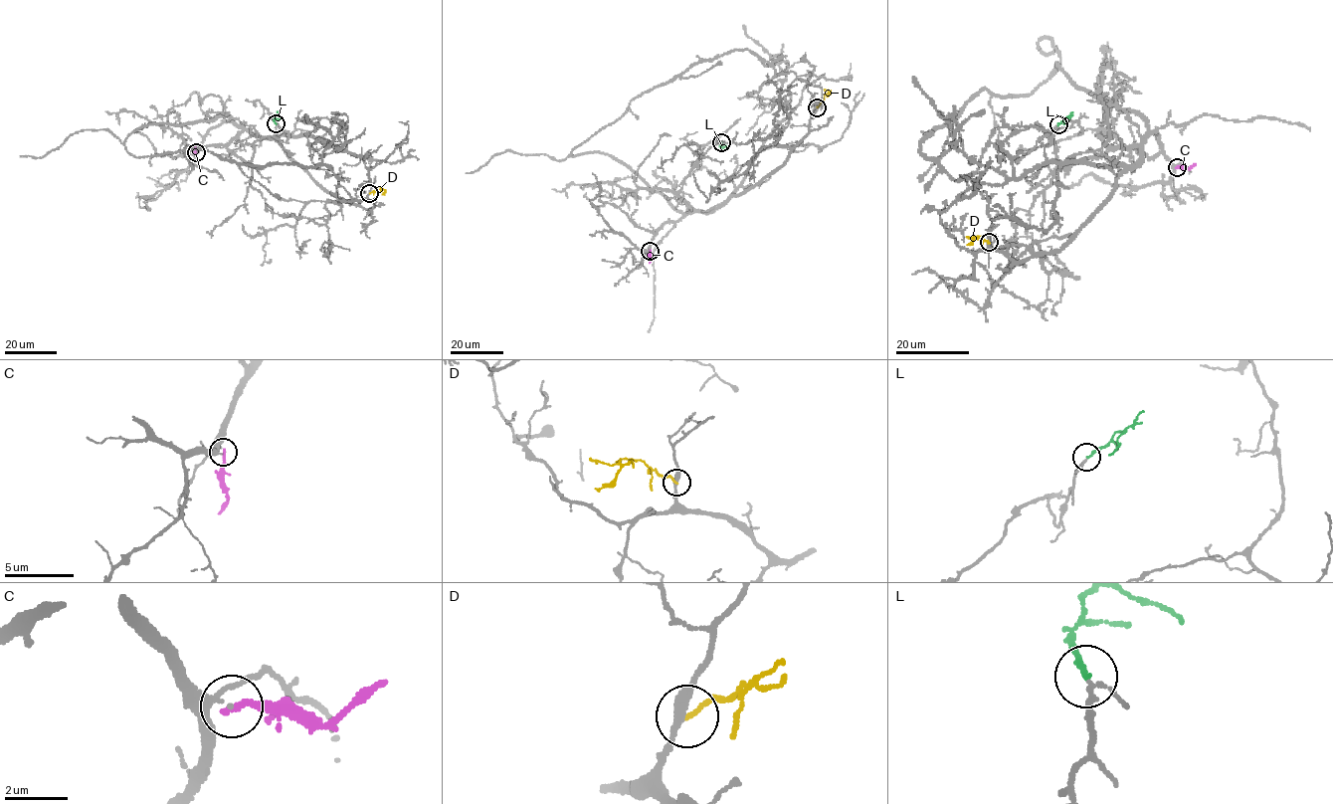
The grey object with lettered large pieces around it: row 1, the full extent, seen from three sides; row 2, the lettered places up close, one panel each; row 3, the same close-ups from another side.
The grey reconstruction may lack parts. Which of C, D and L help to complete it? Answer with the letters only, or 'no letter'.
L

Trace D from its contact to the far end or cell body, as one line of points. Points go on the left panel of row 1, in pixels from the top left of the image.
D: (369, 193), (378, 188), (384, 190), (385, 194)

